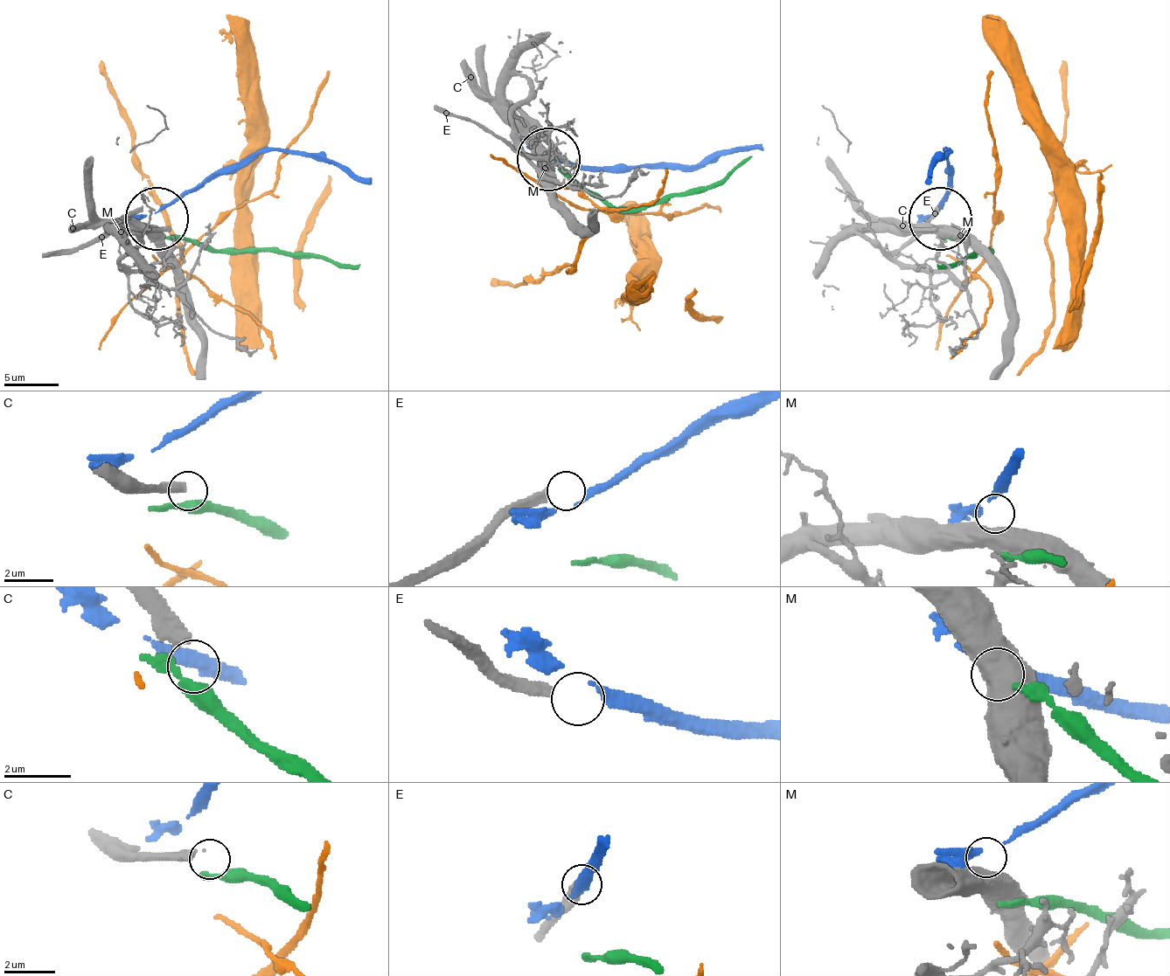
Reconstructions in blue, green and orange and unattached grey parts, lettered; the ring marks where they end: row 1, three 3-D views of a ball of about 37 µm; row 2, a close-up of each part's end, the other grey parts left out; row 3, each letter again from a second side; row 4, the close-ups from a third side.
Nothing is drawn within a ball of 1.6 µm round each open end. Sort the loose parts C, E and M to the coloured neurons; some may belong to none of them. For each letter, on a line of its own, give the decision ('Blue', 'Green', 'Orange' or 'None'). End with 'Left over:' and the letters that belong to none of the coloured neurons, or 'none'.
C: None
E: None
M: None
Left over: C, E, M

